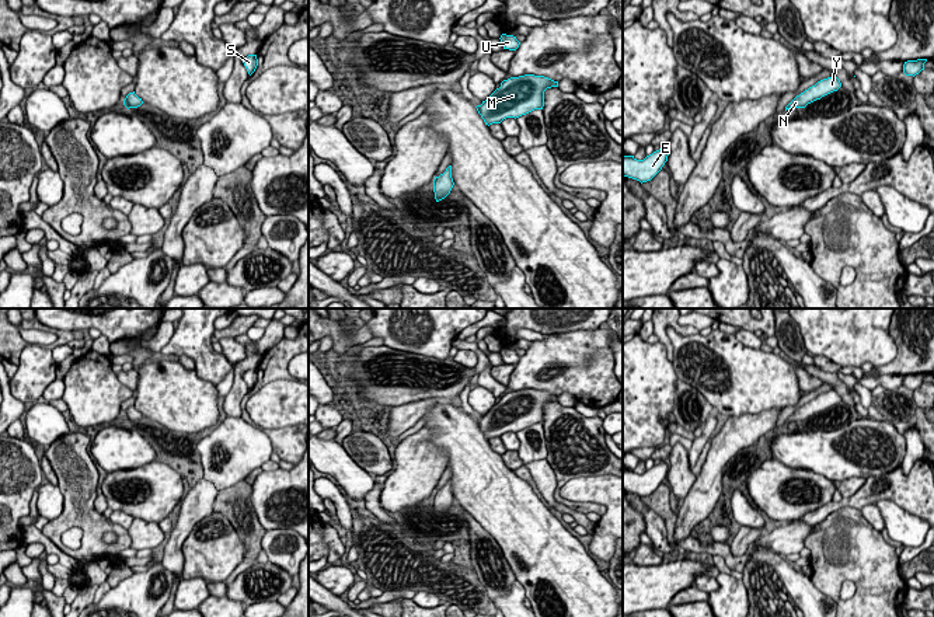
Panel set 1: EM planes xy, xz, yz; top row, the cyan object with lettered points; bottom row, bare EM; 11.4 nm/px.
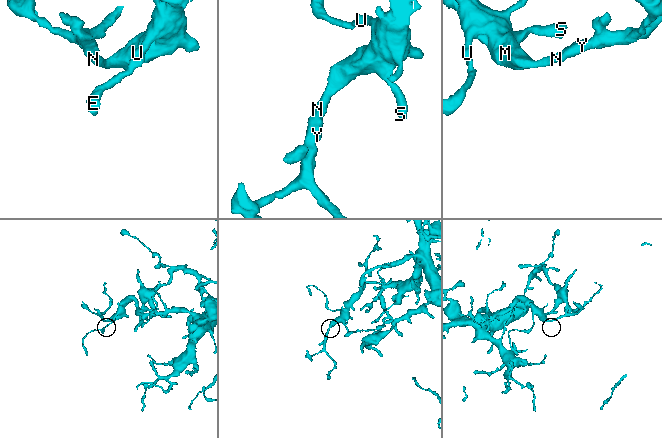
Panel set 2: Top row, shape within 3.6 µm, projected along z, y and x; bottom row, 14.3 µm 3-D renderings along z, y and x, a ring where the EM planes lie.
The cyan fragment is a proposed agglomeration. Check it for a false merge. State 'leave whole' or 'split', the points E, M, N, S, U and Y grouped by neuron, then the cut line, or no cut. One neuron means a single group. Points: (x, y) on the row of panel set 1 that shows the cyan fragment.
leave whole | E M N S U Y | no cut

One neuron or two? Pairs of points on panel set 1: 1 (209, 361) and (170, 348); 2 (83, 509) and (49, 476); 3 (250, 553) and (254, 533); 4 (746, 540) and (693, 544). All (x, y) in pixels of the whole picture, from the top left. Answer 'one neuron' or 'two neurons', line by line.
1: one neuron
2: two neurons
3: one neuron
4: two neurons

